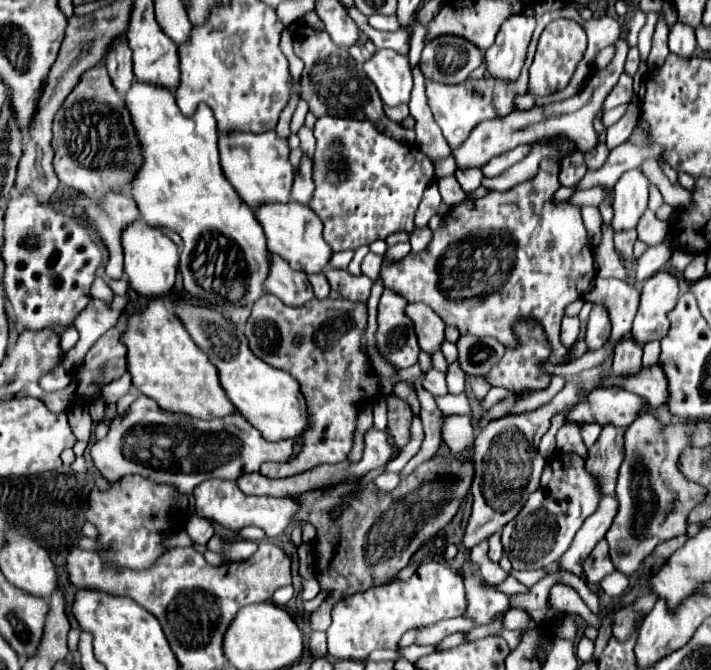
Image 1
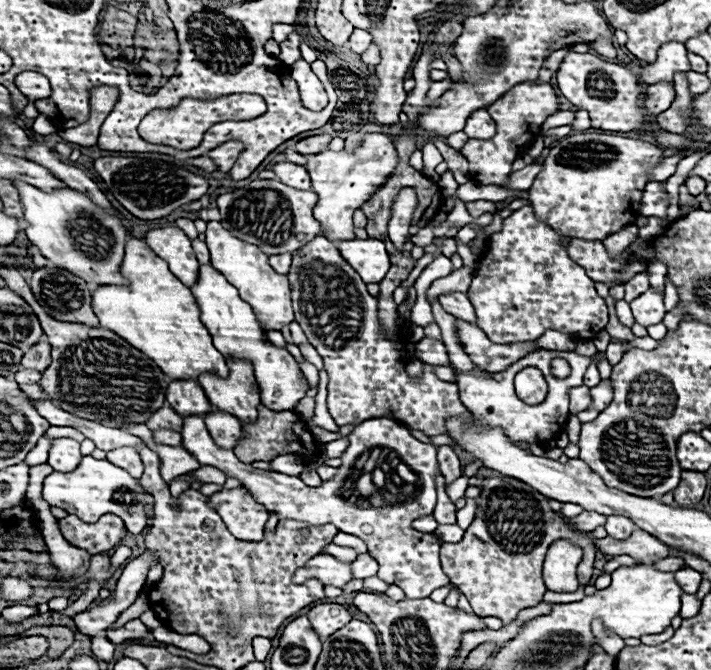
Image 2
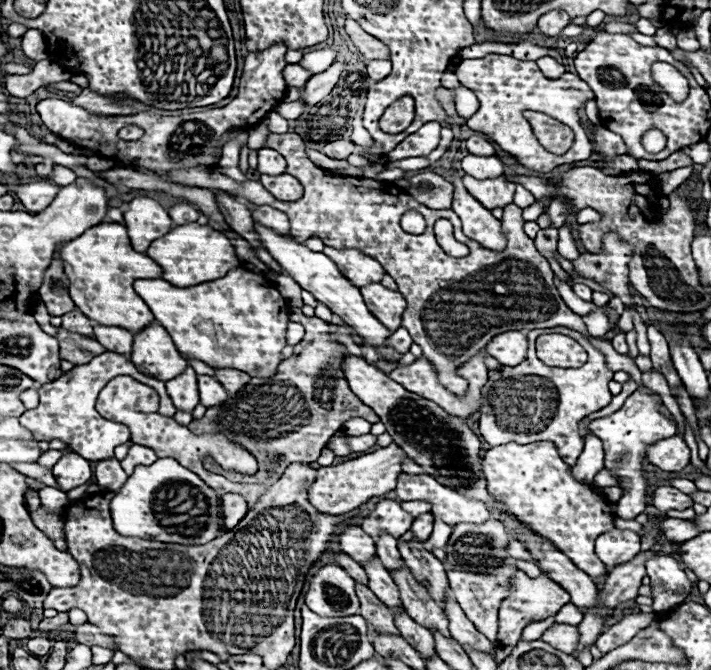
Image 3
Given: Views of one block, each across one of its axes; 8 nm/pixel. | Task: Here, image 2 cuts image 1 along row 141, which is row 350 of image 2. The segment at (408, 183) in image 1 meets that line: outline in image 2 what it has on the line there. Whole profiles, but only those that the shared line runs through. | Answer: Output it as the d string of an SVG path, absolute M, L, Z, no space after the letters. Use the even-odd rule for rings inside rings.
M316 236L306 246L292 252L292 268L288 272L290 286L292 286L292 300L294 300L294 314L296 322L302 326L308 342L318 350L324 360L324 370L330 376L328 382L328 410L338 426L346 424L360 424L368 418L396 418L408 428L422 430L426 436L446 434L444 418L448 414L470 414L466 406L458 398L458 386L454 382L444 382L436 378L432 366L424 366L422 378L410 378L404 370L406 360L400 350L394 348L392 340L384 338L384 330L380 330L378 322L378 302L374 296L368 294L366 284L360 276L340 258L340 252L332 242L324 236Z

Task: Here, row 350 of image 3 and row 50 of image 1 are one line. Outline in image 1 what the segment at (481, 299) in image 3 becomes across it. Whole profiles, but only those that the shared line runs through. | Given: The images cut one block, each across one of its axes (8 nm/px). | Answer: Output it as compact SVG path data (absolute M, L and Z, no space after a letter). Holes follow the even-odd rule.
M440 38L424 46L420 66L426 78L444 84L456 84L464 82L466 76L480 66L480 62L482 52L470 42L464 42L464 38Z

